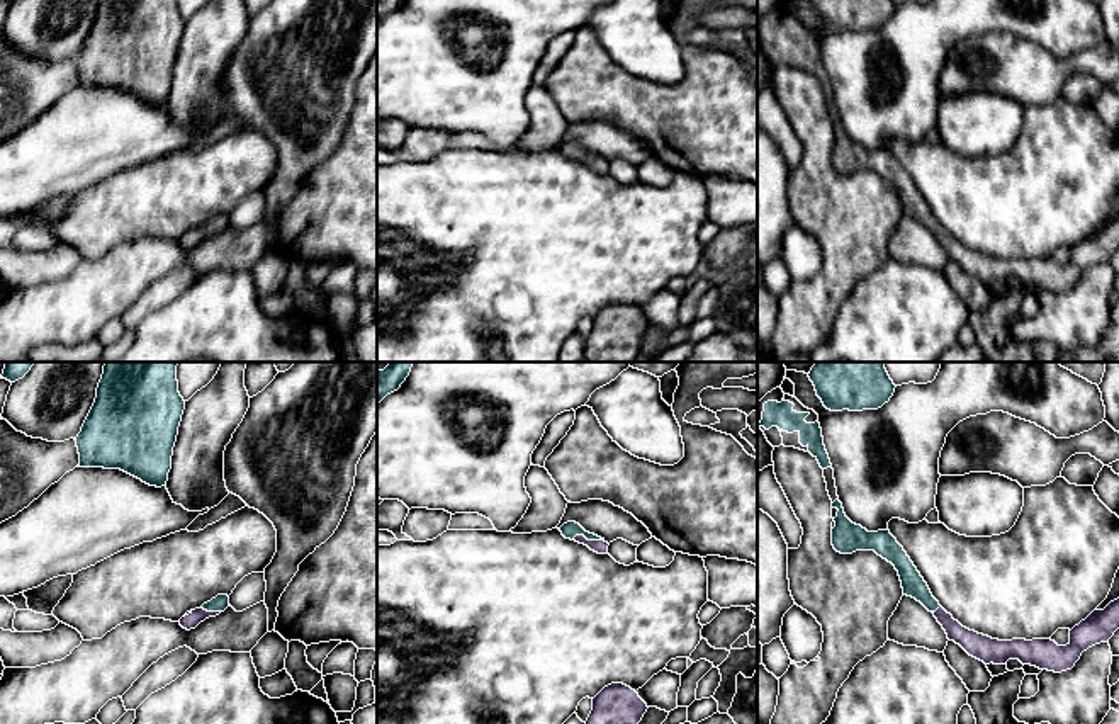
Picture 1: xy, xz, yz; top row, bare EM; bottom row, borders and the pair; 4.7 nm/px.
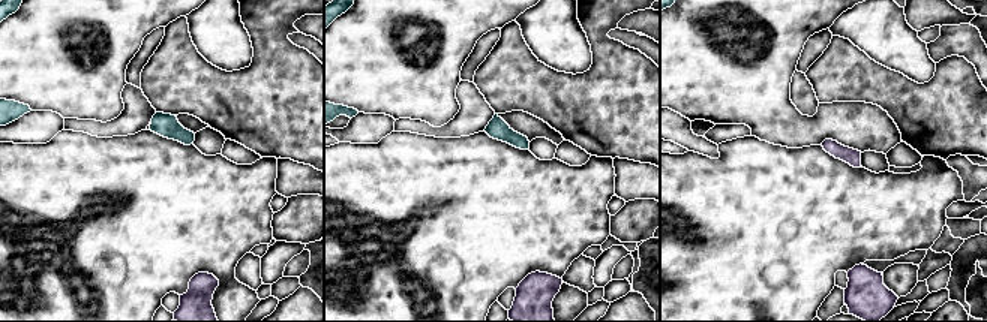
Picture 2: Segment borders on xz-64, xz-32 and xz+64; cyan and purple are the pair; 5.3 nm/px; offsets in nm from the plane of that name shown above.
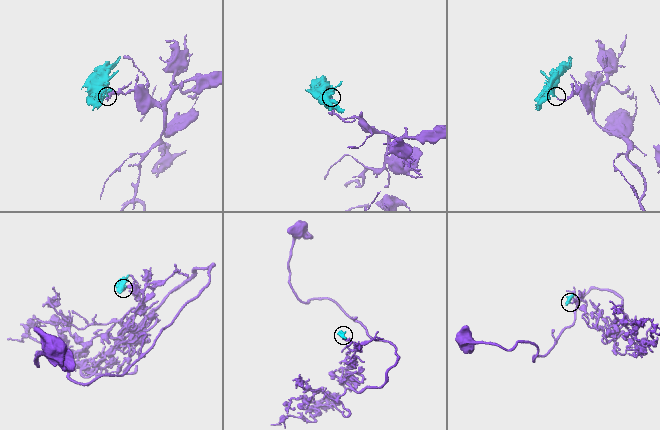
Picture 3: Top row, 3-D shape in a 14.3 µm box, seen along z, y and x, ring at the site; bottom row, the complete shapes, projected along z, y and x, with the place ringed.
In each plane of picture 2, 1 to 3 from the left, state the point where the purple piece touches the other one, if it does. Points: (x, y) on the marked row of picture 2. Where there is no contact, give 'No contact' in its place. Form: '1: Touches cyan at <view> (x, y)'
1: No contact
2: No contact
3: No contact

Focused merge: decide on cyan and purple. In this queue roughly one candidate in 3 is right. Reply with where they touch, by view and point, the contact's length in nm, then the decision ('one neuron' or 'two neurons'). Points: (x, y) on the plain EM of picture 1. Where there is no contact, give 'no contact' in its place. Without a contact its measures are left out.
contact xz (588, 158); length 160 nm; one neuron

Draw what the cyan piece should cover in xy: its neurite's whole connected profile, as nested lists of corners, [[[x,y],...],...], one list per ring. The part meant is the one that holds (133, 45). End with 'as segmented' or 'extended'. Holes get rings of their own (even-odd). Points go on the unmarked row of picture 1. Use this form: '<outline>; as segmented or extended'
[[[100,0],[95,22],[75,58],[78,85],[121,88],[149,105],[165,105],[183,29],[178,0]]]; as segmented

